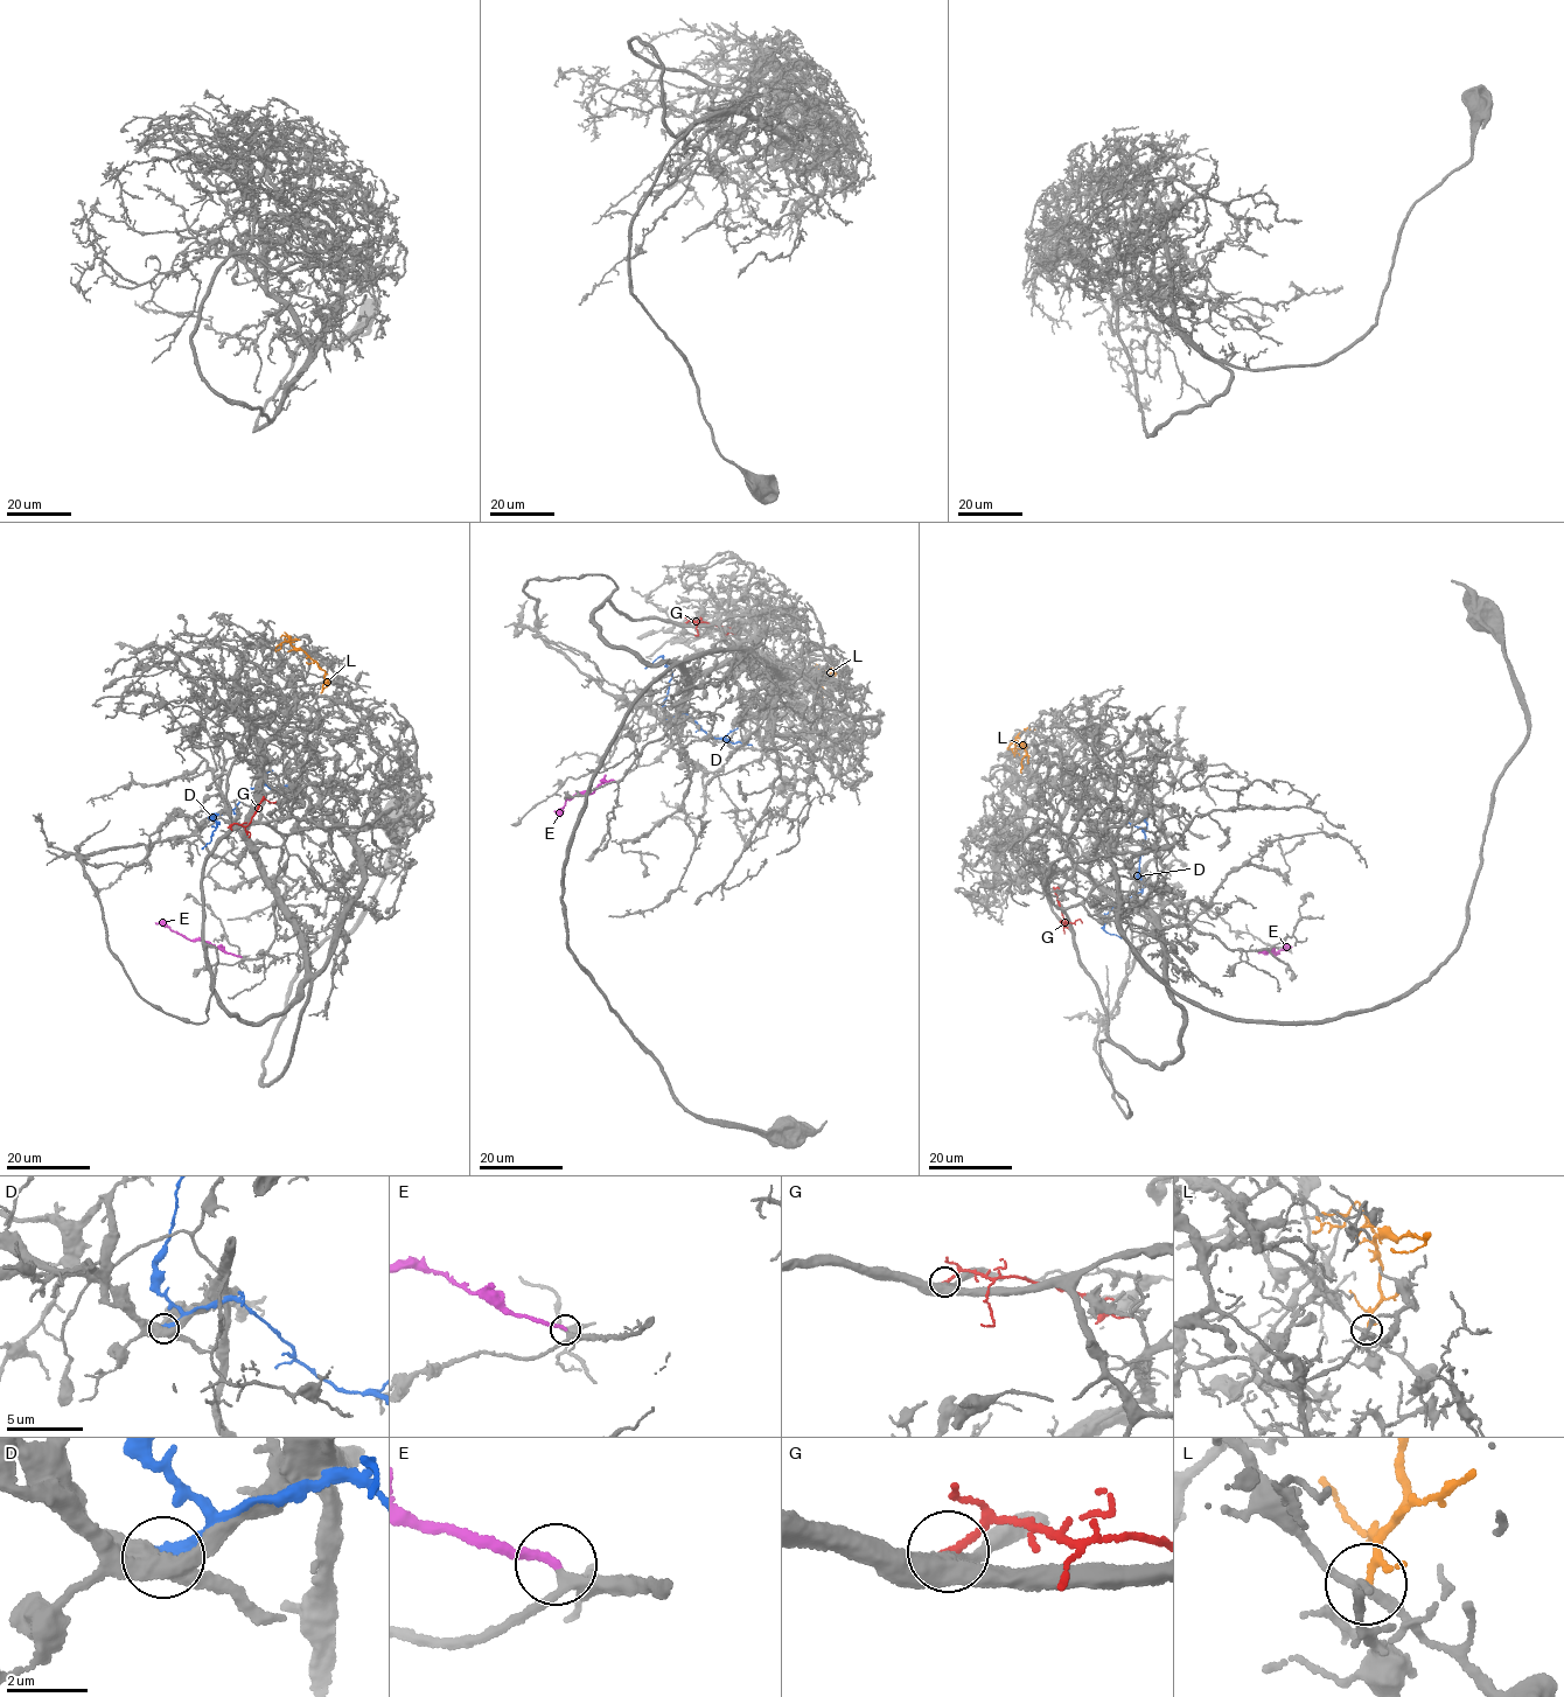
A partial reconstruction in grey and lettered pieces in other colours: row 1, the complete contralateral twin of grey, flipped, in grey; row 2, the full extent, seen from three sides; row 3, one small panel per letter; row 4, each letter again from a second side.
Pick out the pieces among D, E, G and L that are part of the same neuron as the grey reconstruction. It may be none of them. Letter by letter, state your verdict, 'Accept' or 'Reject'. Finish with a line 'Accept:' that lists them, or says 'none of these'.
D: Reject
E: Accept
G: Reject
L: Reject
Accept: E

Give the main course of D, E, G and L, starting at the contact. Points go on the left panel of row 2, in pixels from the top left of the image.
D: (211, 814), (223, 814), (236, 807), (243, 793), (260, 786), (298, 787)
E: (242, 957), (206, 941), (188, 940), (154, 923)
G: (230, 826), (246, 826), (262, 798), (276, 803)
L: (290, 641), (290, 635), (293, 647), (325, 671), (327, 681), (320, 693)

